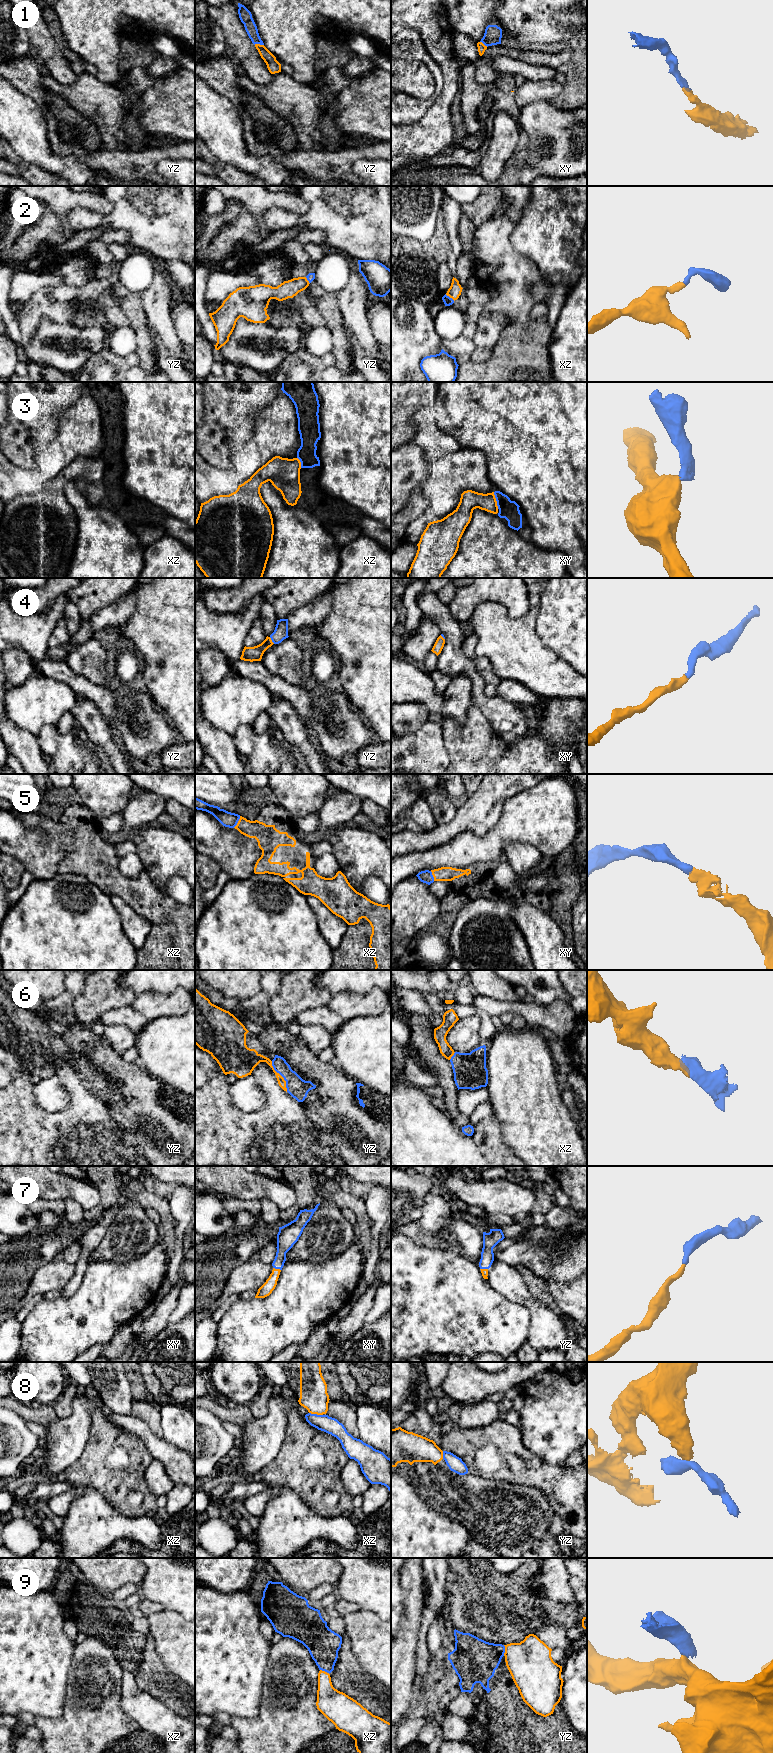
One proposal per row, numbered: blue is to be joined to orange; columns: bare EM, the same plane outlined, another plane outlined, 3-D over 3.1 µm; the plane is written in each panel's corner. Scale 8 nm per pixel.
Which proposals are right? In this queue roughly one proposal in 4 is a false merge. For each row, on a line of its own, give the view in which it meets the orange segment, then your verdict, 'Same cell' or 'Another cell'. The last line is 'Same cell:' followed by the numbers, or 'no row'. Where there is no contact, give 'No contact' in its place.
1: Touches orange in yz. Same cell
2: Touches orange in xz. Same cell
3: Touches orange in xy. Another cell
4: Touches orange in yz. Same cell
5: Touches orange in xz. Same cell
6: Touches orange in yz. Same cell
7: Touches orange in xy. Same cell
8: Touches orange in xz. Another cell
9: Touches orange in yz. Another cell
Same cell: 1, 2, 4, 5, 6, 7

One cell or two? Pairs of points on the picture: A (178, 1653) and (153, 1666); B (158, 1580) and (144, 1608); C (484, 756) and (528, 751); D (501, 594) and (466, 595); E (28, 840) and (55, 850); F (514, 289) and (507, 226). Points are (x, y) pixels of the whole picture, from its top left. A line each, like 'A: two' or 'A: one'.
A: two
B: two
C: one
D: one
E: one
F: one

